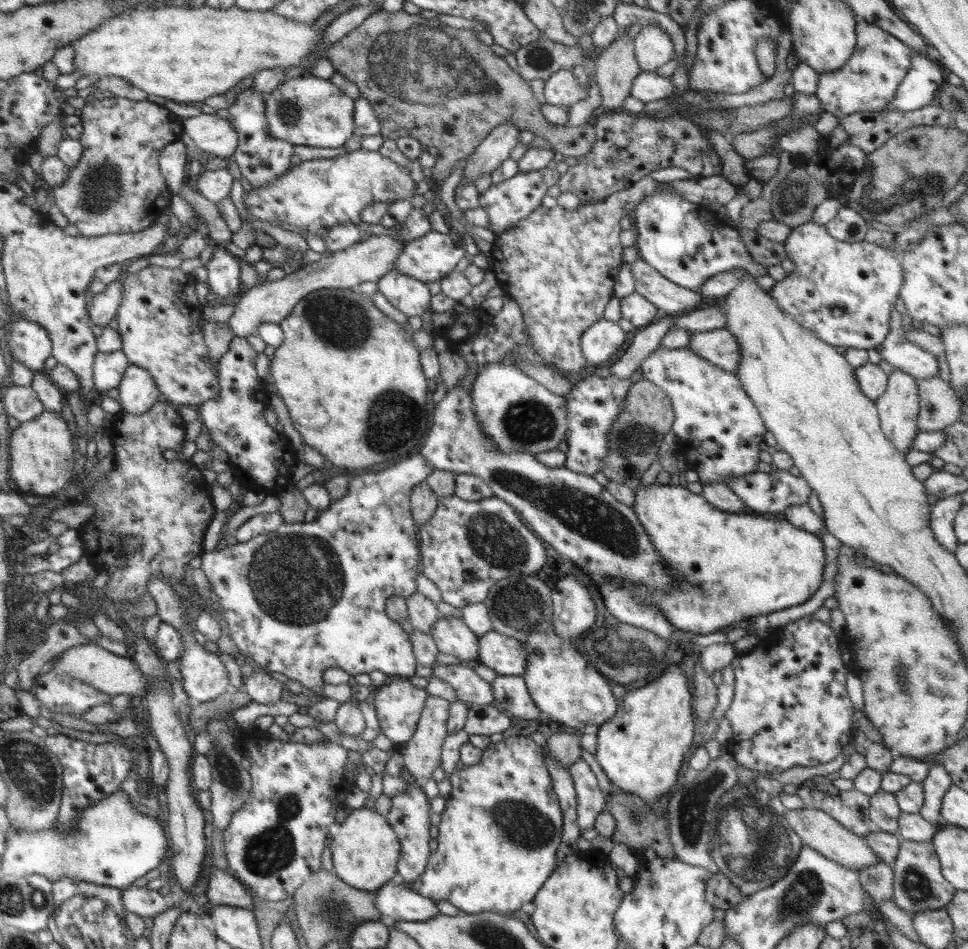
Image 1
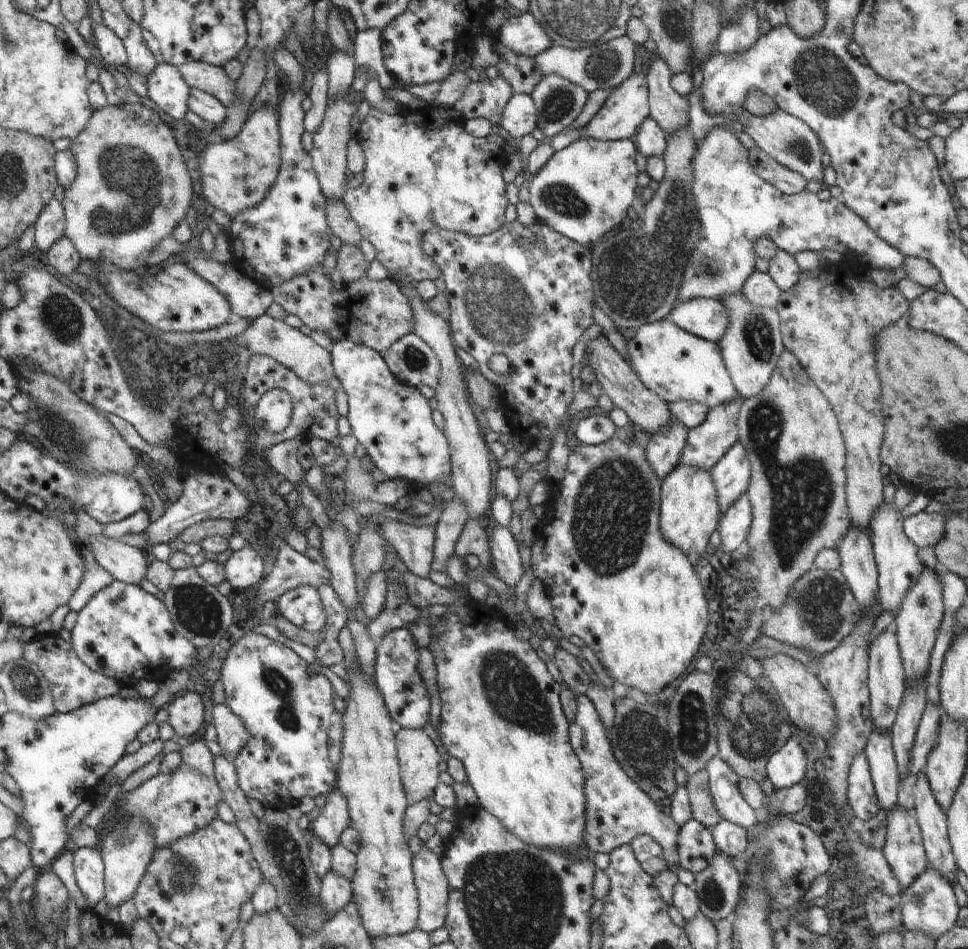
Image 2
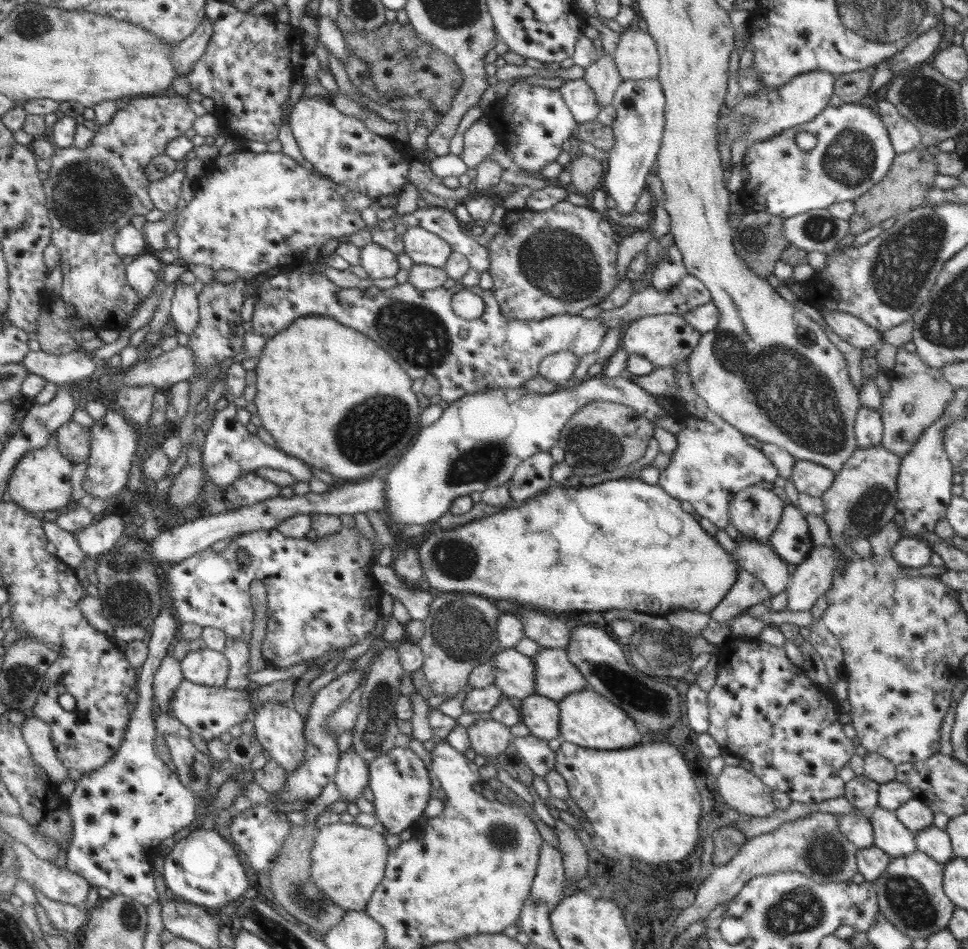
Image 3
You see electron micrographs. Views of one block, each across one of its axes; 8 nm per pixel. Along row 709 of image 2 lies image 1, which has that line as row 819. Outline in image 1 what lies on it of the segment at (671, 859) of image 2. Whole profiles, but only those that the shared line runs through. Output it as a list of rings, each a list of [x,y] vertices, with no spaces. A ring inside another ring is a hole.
[[[582,757],[570,766],[568,772],[576,792],[577,825],[583,832],[588,828],[594,828],[598,814],[606,811],[605,795],[598,787],[596,775]]]

